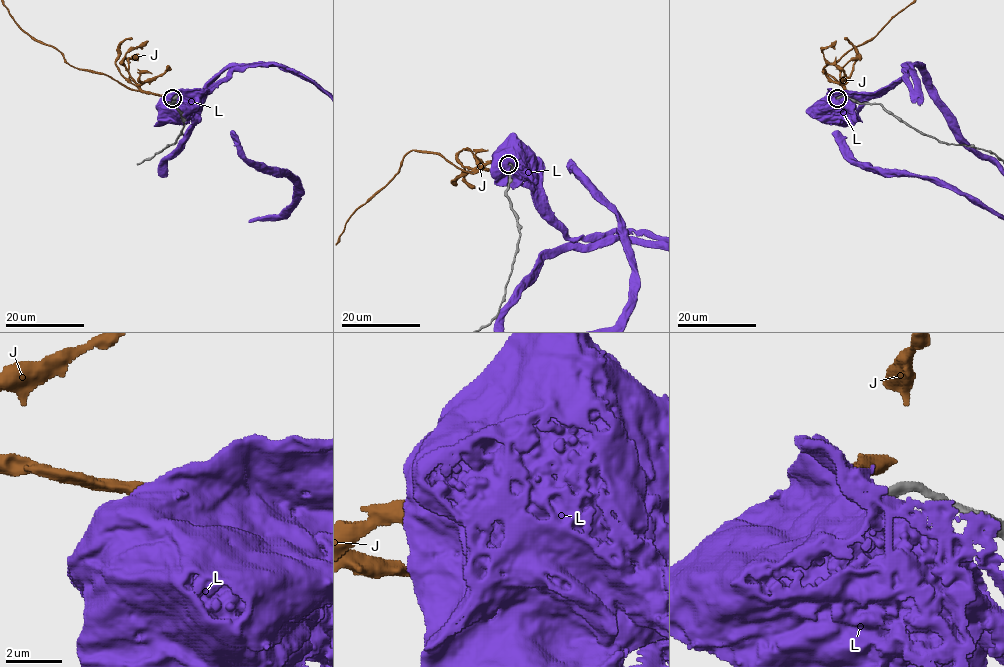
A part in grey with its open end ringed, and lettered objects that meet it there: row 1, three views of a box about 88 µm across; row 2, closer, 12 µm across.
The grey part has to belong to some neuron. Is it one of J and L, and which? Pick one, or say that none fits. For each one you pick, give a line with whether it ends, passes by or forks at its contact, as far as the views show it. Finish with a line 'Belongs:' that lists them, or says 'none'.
J: it ends there
Belongs: J

